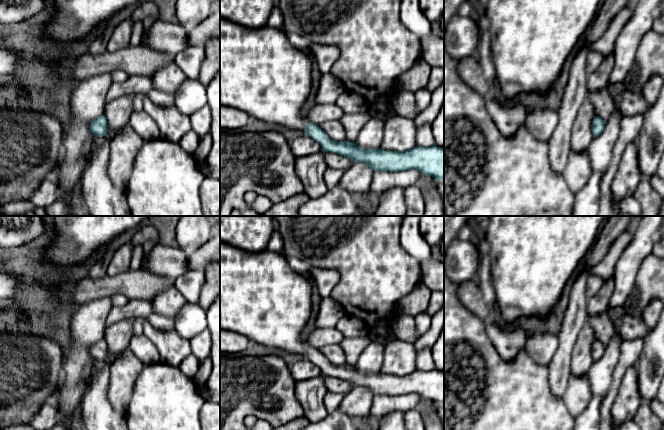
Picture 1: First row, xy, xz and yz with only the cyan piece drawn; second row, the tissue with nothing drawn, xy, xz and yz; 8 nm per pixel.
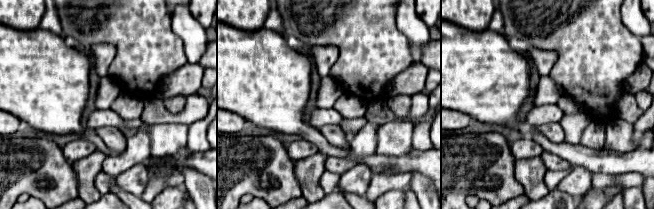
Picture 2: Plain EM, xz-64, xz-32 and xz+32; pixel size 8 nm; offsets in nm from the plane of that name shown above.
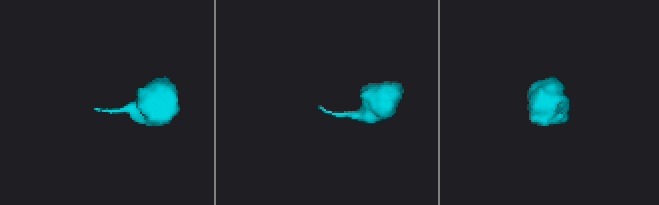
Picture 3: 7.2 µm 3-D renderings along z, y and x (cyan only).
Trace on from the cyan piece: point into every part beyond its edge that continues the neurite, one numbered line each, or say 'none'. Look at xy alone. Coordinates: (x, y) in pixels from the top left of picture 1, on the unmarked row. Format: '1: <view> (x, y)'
none

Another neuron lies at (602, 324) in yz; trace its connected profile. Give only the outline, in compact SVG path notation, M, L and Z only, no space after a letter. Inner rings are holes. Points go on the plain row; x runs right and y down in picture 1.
M608 311L588 317L587 323L593 327L598 336L598 340L605 346L611 342L615 333L615 328Z

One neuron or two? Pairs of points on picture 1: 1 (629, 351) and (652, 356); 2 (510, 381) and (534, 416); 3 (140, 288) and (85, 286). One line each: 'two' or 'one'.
1: two
2: one
3: one

